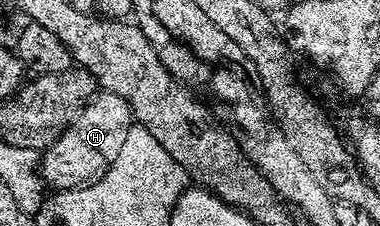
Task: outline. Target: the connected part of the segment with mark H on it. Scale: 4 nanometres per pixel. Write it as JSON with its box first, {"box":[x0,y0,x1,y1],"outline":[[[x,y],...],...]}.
{"box":[40,92,132,190],"outline":[[[99,92],[82,108],[78,118],[71,123],[58,139],[44,150],[40,157],[42,180],[51,190],[76,189],[89,185],[101,177],[112,159],[120,152],[124,135],[128,135],[132,118],[128,103],[120,95]]]}

